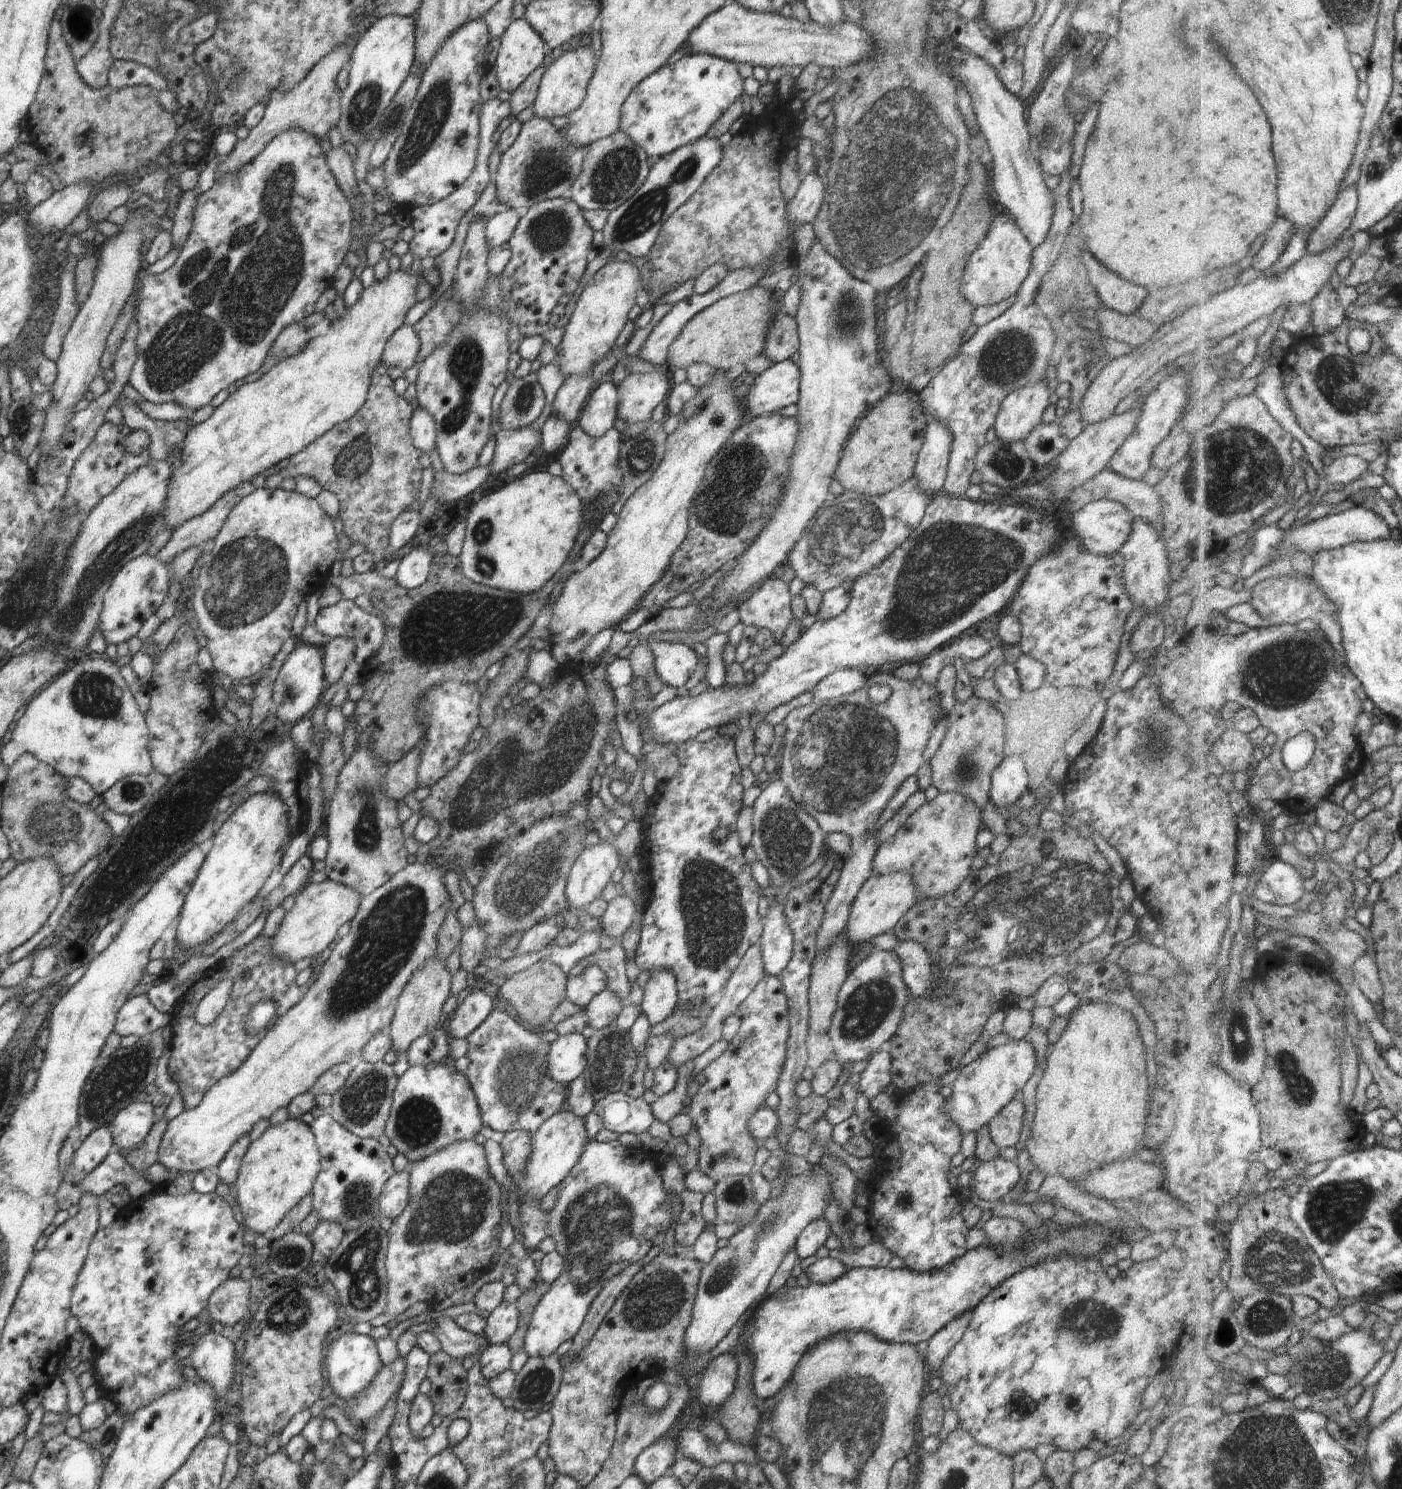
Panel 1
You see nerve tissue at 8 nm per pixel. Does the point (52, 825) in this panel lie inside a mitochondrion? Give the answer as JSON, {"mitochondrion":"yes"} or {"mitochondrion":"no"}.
{"mitochondrion":"yes"}

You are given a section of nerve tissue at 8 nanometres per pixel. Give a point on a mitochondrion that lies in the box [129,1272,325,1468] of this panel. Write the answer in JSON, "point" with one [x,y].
{"point":[286,1316]}

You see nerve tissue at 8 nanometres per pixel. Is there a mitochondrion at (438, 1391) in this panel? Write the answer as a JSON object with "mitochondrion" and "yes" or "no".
{"mitochondrion":"no"}

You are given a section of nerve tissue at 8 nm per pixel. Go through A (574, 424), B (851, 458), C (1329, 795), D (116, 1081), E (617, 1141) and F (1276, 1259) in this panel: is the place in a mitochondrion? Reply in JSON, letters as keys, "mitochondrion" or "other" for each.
{"A":"other","B":"other","C":"other","D":"mitochondrion","E":"other","F":"mitochondrion"}

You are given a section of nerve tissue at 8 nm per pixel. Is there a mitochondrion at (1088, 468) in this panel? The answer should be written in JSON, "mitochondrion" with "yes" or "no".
{"mitochondrion":"no"}

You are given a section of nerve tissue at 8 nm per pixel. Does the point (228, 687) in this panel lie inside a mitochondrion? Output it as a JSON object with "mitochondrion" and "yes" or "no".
{"mitochondrion":"no"}

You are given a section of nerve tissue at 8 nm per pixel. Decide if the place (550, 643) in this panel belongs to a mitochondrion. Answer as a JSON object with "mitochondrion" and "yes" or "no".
{"mitochondrion":"no"}

